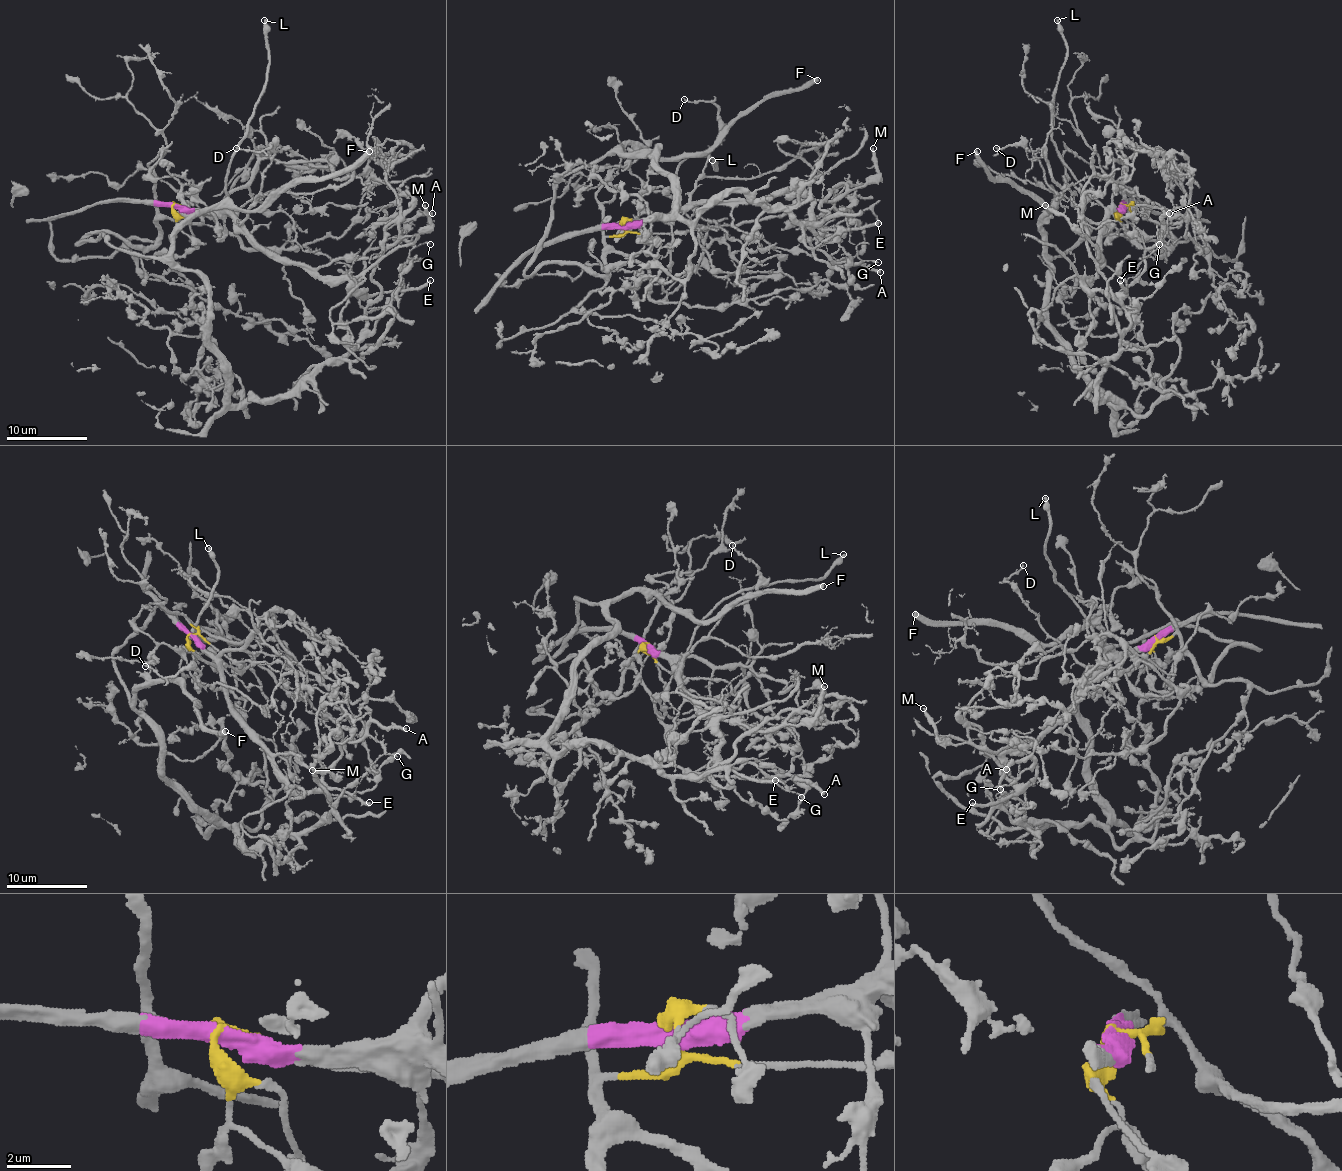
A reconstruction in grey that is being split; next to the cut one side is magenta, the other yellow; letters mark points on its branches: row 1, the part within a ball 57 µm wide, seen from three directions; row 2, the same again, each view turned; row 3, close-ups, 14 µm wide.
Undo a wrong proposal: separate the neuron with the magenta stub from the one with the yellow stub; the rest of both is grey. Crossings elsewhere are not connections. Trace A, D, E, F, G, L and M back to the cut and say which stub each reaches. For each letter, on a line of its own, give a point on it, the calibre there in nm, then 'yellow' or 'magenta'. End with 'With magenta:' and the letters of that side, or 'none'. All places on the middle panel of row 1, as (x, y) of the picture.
A: (880, 272) | 320 nm | magenta
D: (684, 99) | 140 nm | magenta
E: (878, 223) | 320 nm | magenta
F: (817, 80) | 440 nm | yellow
G: (878, 262) | 140 nm | magenta
L: (712, 160) | 340 nm | magenta
M: (873, 148) | 240 nm | magenta
With magenta: A, D, E, G, L, M

